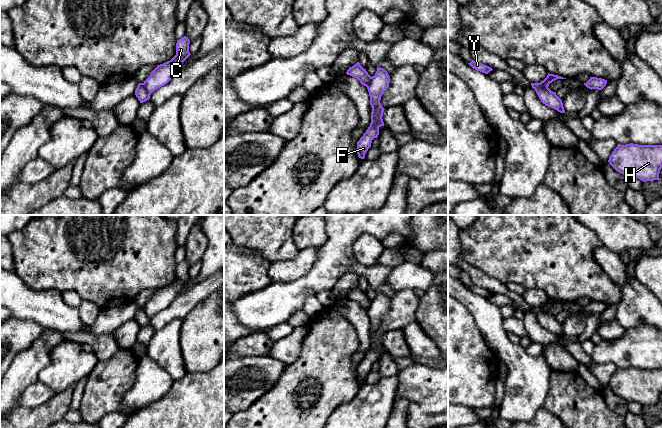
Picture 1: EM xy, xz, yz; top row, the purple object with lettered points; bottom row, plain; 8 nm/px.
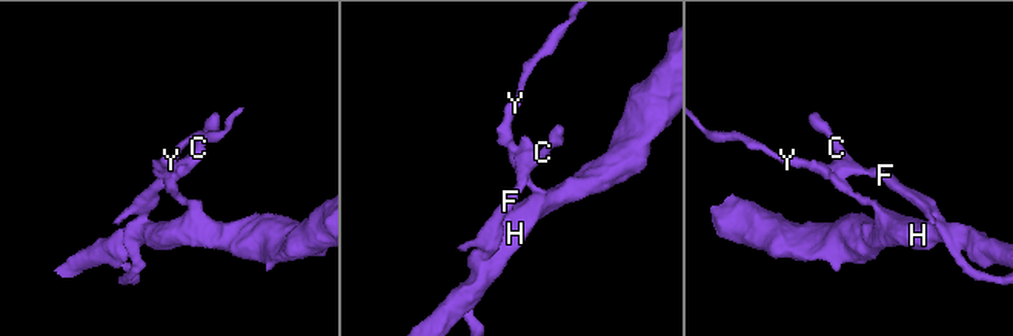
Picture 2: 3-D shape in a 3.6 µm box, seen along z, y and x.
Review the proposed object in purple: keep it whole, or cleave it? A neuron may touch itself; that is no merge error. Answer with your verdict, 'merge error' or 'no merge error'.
merge error

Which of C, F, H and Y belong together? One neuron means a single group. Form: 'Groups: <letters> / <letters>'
Groups: C F / H Y

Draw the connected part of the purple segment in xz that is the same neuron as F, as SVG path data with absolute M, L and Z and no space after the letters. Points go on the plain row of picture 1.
M378 291L375 299L370 302L367 309L372 336L370 350L357 366L357 378L361 383L365 382L366 376L371 371L372 364L378 361L379 352L384 350L382 340L385 333L381 330L380 324L383 316L389 311L389 307L388 296Z

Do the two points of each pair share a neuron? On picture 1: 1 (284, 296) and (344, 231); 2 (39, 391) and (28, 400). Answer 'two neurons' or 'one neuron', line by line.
1: one neuron
2: one neuron

